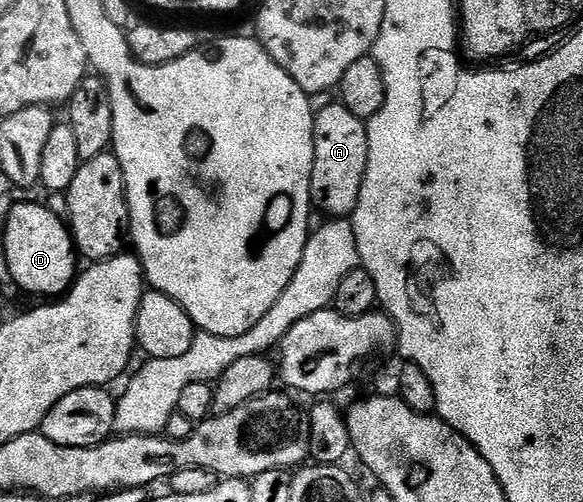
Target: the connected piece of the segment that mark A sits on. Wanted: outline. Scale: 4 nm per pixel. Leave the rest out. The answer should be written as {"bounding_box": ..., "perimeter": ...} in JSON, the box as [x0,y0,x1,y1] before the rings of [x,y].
{"bounding_box":[312,100,368,219],"perimeter":[[[339,100],[315,113],[312,201],[315,209],[333,219],[347,219],[358,204],[368,159],[368,128],[365,119],[354,116]]]}

